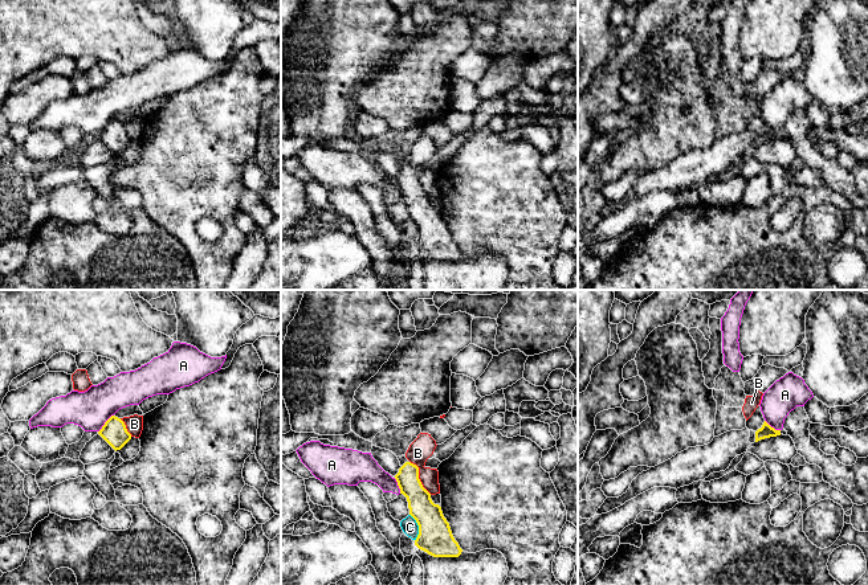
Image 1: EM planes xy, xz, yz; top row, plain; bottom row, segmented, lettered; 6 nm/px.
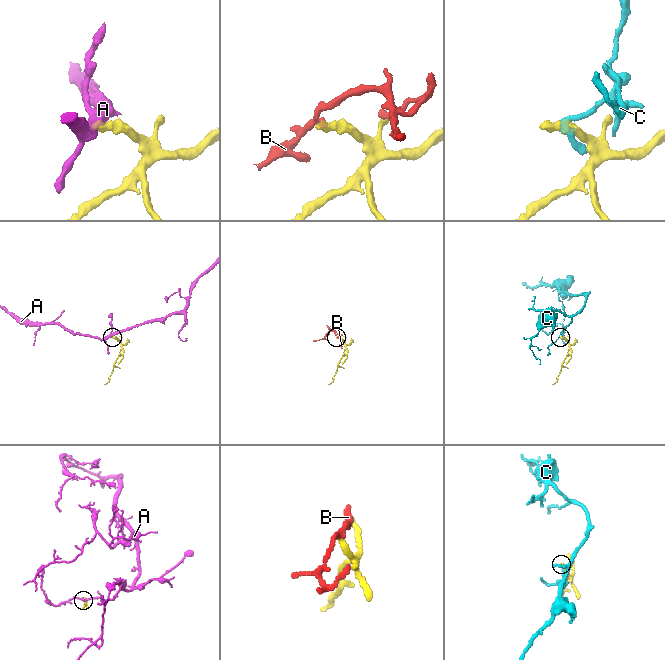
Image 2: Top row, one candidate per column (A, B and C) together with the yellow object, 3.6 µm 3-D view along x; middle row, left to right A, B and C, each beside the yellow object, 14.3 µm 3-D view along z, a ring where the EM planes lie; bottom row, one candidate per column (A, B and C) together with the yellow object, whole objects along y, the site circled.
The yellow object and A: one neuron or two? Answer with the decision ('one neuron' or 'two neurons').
two neurons

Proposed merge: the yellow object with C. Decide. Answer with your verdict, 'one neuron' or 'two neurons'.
two neurons

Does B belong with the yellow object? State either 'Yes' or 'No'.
No

